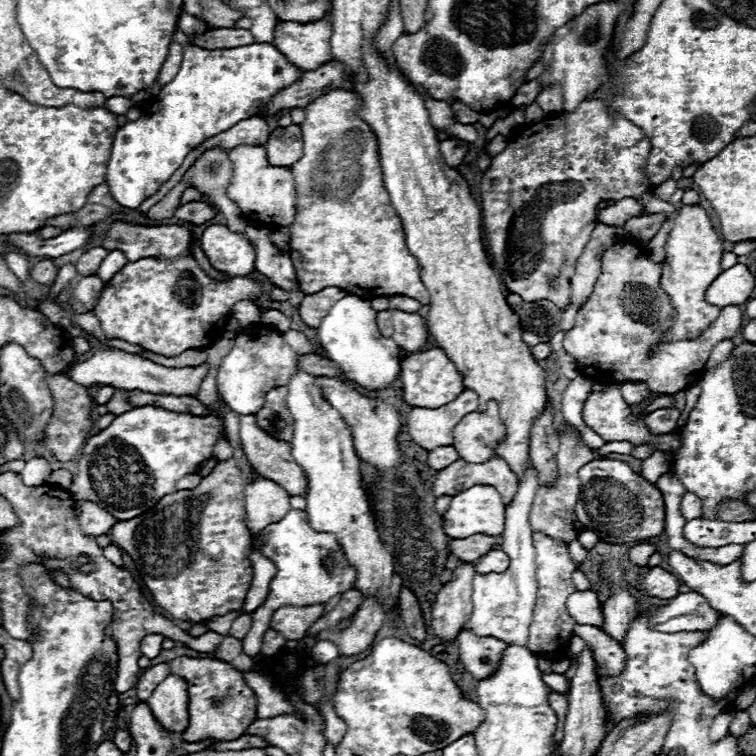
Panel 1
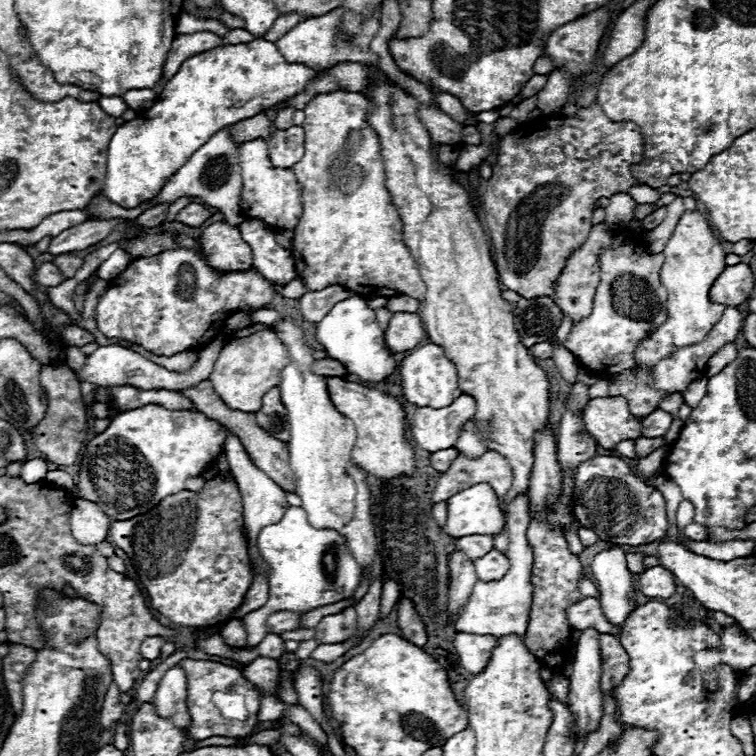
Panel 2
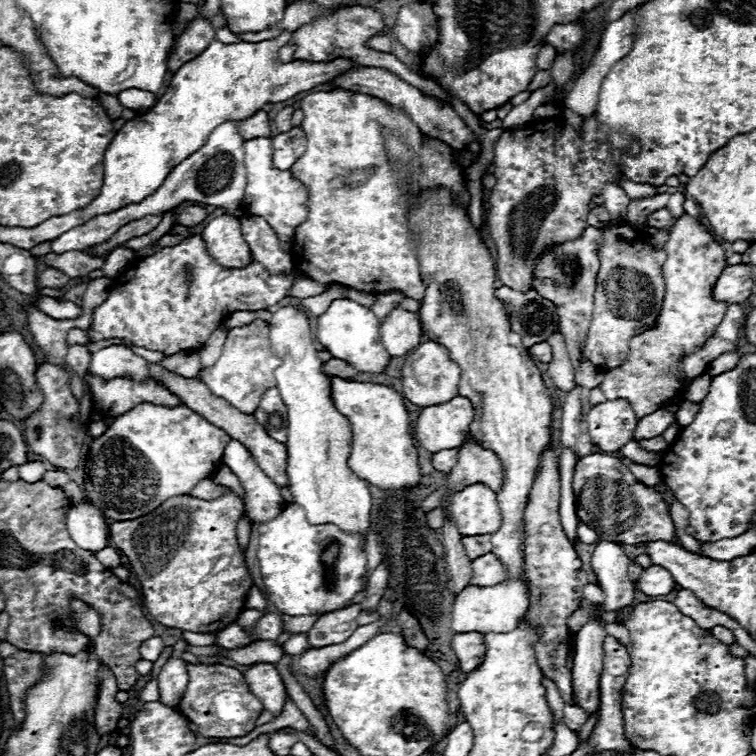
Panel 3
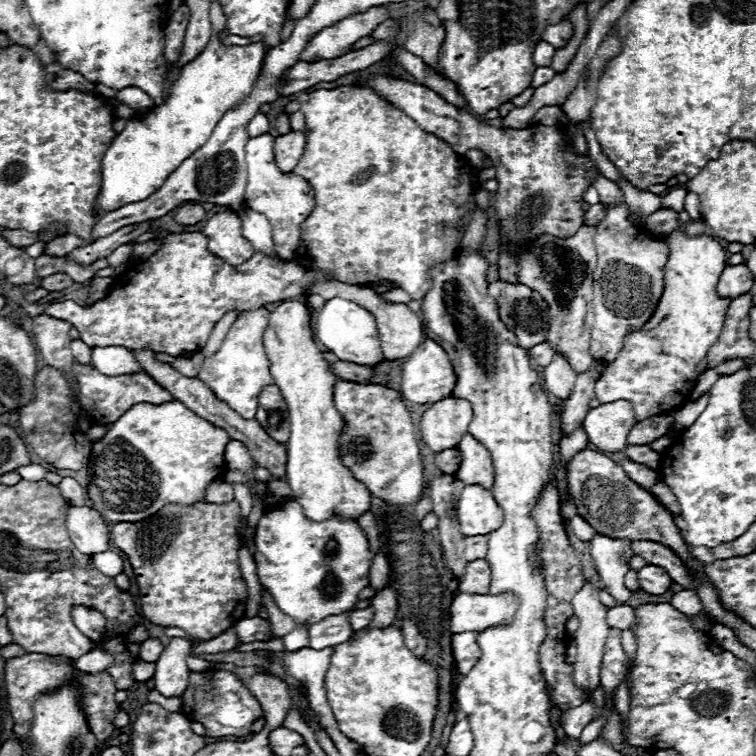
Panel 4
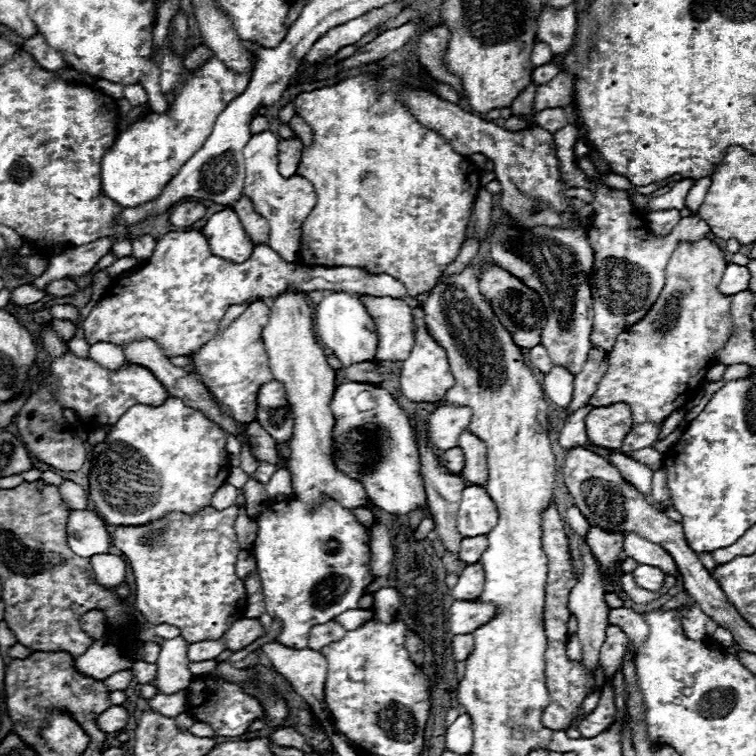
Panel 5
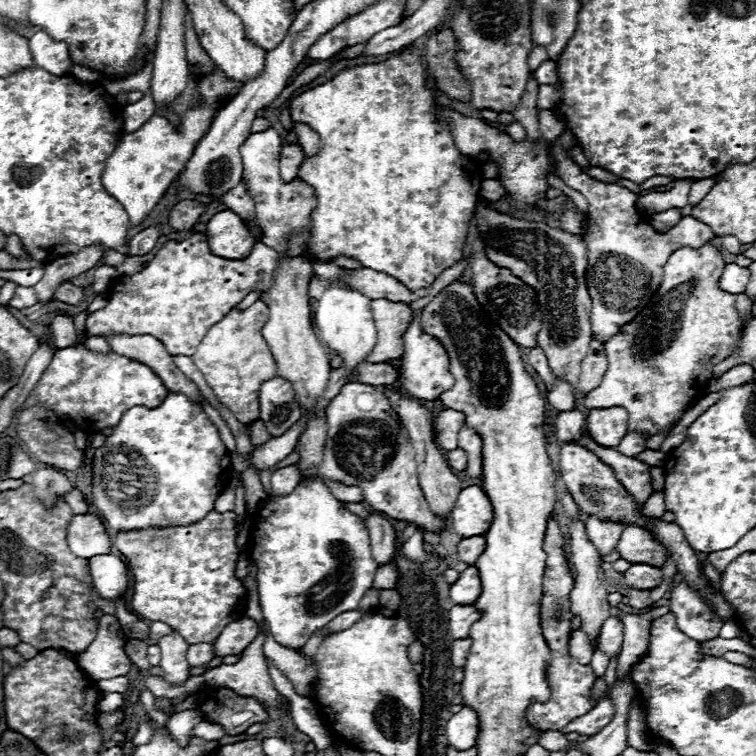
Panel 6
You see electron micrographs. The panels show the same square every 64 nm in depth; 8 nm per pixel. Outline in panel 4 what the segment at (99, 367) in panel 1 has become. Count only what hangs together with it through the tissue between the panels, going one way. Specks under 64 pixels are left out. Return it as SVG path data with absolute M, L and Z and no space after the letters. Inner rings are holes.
M230 310L228 314L224 314L224 318L214 326L214 330L212 330L212 334L210 334L210 340L208 340L206 346L202 348L202 356L212 356L212 354L218 352L218 348L222 346L224 336L226 336L226 332L230 330L230 326L234 324L234 320L236 320L238 314L240 314L238 310ZM96 346L96 348L92 348L92 366L106 376L142 372L132 350L128 350L124 346L104 346L104 348Z

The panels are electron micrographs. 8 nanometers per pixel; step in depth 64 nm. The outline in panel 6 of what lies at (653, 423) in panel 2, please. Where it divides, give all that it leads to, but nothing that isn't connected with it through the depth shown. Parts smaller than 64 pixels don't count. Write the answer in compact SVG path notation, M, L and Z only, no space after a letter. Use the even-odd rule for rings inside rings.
M628 432L628 434L622 438L620 446L616 446L616 450L622 452L622 454L626 454L626 456L632 456L632 458L634 458L634 456L640 454L642 450L646 450L646 442L648 442L648 438L650 438L650 434Z

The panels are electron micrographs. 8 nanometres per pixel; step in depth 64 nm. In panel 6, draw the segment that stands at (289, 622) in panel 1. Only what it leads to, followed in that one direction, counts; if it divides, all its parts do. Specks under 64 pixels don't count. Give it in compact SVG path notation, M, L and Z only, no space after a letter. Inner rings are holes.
M240 618L236 622L230 622L220 638L216 638L216 656L232 656L240 654L256 636L260 628L252 618Z

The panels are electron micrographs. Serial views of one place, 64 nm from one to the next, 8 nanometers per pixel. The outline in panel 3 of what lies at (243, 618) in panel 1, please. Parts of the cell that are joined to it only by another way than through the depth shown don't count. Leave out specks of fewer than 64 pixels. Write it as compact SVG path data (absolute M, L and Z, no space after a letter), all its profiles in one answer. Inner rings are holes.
M232 622L232 624L228 624L226 628L222 628L218 632L216 642L220 646L232 650L232 648L244 648L244 646L248 646L250 644L250 638L248 638L248 634L236 622Z

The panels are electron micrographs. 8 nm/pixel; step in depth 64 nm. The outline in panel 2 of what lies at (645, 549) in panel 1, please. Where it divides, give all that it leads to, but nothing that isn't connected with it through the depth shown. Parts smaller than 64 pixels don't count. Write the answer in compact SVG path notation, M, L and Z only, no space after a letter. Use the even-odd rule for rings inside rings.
M634 552L634 554L626 554L626 562L628 562L628 570L630 570L632 574L642 574L642 572L644 572L644 564L642 564L644 556L646 556L646 554L642 554L642 552Z

